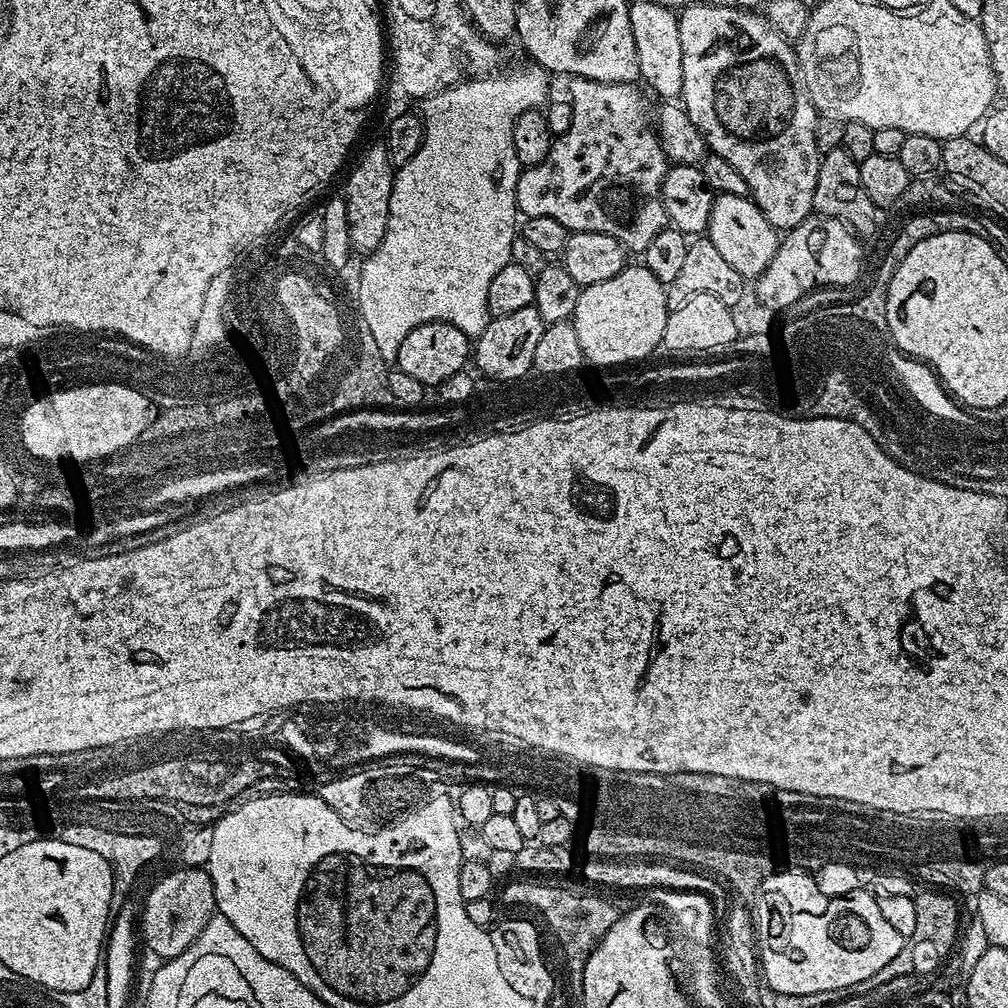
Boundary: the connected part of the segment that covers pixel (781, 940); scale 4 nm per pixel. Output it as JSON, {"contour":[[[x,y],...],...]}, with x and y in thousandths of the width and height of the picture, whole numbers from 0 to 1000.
{"contour":[[[798,863],[784,864],[753,874],[747,897],[756,935],[752,939],[753,963],[774,983],[788,987],[811,986],[832,980],[841,982],[849,975],[871,966],[879,954],[886,952],[897,941],[898,930],[893,930],[892,923],[877,910],[872,897],[874,894],[864,884],[822,890],[815,887],[811,874],[800,866]]]}

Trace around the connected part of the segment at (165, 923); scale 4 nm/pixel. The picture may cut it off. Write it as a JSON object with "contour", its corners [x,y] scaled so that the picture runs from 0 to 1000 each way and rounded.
{"contour":[[[176,860],[176,865],[167,865],[147,885],[143,893],[143,906],[137,909],[137,925],[143,928],[143,937],[159,948],[160,953],[172,952],[181,946],[200,927],[204,915],[215,908],[214,888],[208,867],[201,860]]]}

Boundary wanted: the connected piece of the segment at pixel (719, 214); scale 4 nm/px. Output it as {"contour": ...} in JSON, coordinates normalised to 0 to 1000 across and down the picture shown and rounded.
{"contour":[[[716,190],[706,199],[700,237],[708,240],[716,256],[720,256],[720,260],[724,260],[732,272],[739,276],[749,276],[756,272],[756,268],[760,268],[760,264],[764,264],[764,258],[770,252],[772,230],[745,196]]]}

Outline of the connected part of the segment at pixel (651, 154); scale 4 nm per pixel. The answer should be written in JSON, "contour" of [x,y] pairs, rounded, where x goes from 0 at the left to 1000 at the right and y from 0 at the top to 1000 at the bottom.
{"contour":[[[571,77],[564,83],[567,84],[564,85],[564,93],[563,92],[563,94],[565,96],[569,121],[565,121],[565,129],[562,129],[562,133],[549,138],[546,153],[542,153],[542,157],[538,157],[538,161],[534,161],[534,165],[526,165],[517,170],[514,185],[512,186],[512,204],[515,213],[520,216],[525,214],[530,216],[550,216],[551,219],[558,220],[558,224],[563,226],[564,231],[592,230],[593,232],[605,232],[605,236],[612,238],[624,251],[637,252],[641,248],[641,244],[645,244],[645,239],[649,236],[649,232],[653,232],[664,221],[664,216],[658,206],[656,187],[659,175],[665,166],[665,161],[659,156],[655,139],[651,136],[650,126],[645,122],[644,112],[643,115],[639,112],[639,99],[635,96],[635,91],[631,88],[632,84],[630,82],[598,83],[597,81]]]}

